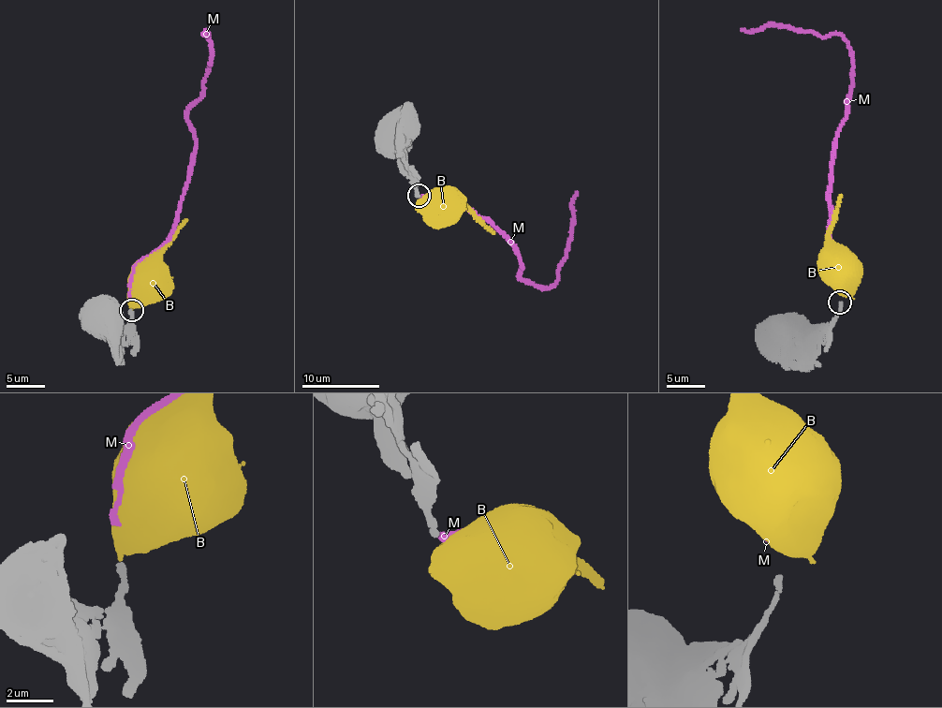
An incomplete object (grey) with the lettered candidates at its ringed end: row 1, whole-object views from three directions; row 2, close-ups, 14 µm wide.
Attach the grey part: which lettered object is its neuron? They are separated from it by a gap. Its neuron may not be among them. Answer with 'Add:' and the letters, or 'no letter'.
Add: M

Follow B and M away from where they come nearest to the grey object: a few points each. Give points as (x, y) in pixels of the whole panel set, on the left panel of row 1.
B: (134, 304), (136, 281), (142, 279)
M: (131, 299), (133, 270), (166, 240), (187, 181), (194, 145), (187, 106), (199, 95), (209, 66), (205, 28)

